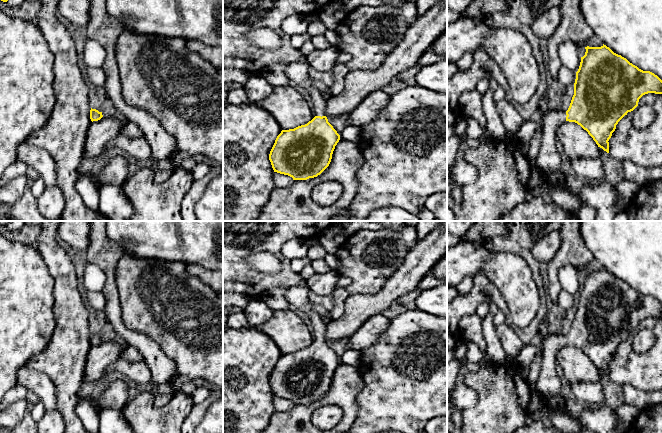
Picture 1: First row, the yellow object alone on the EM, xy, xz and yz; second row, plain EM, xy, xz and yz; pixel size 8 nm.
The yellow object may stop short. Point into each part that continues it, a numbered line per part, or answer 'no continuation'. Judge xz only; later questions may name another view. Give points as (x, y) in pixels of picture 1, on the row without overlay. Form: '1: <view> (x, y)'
1: xz (297, 296)

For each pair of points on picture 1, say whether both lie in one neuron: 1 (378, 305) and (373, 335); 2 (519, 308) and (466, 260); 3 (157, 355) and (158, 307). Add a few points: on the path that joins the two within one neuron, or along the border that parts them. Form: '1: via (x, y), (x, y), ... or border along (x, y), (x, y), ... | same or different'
1: border along (380, 313), (370, 316), (357, 329) | different
2: via (516, 292), (487, 263), (482, 261) | same
3: border along (137, 331), (150, 337), (172, 362) | different

